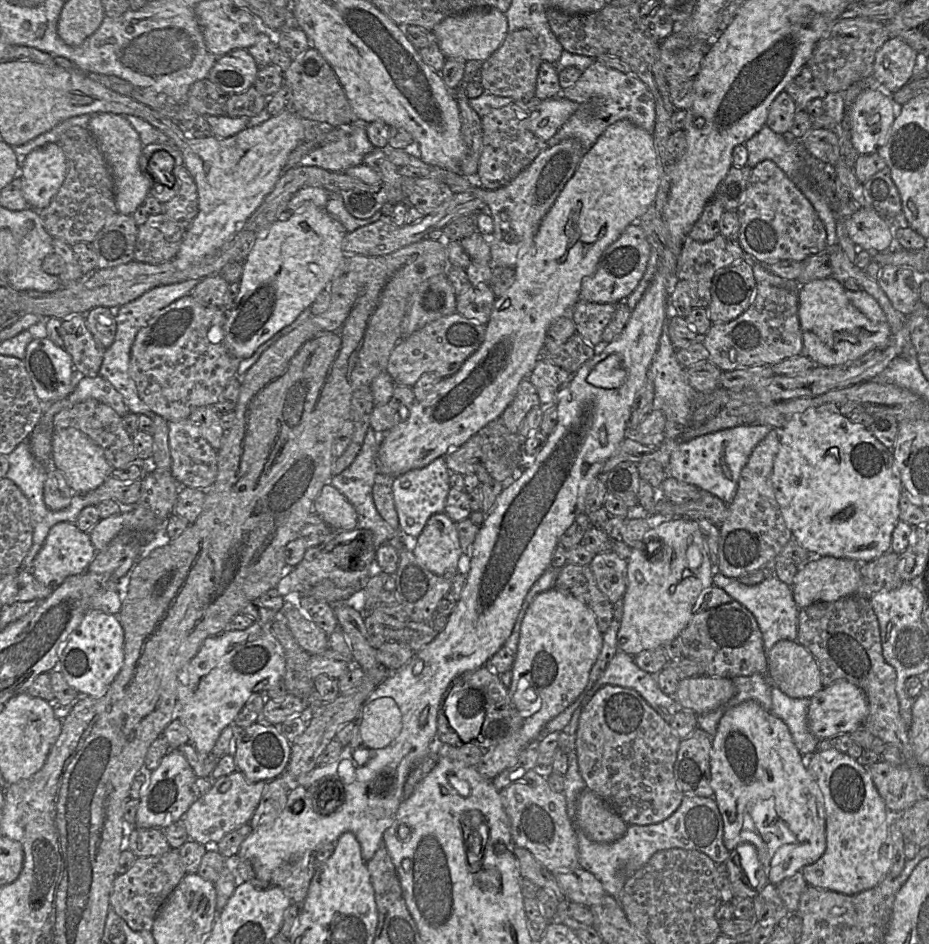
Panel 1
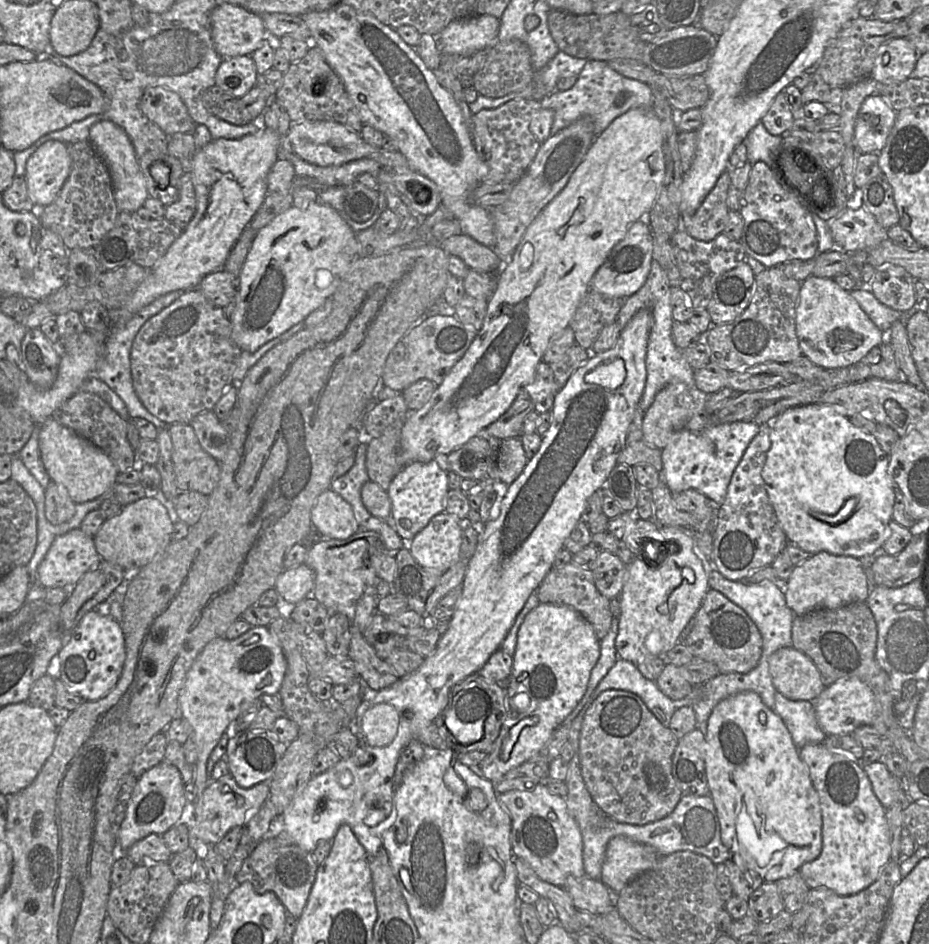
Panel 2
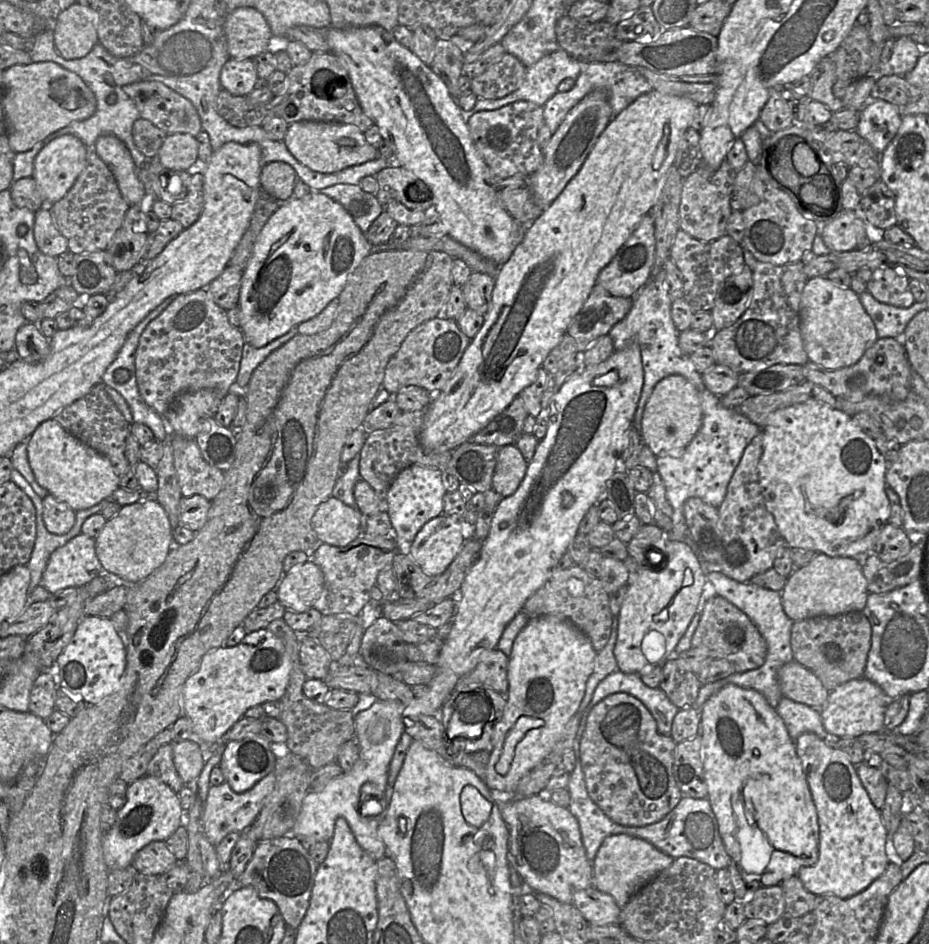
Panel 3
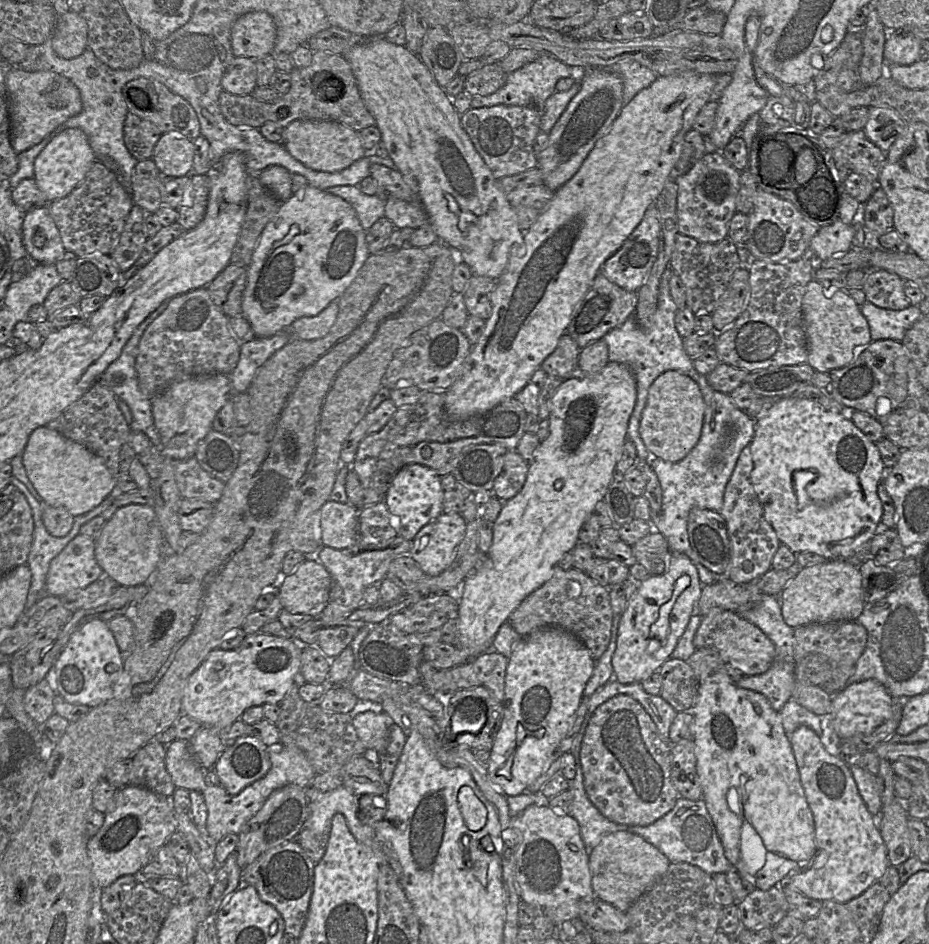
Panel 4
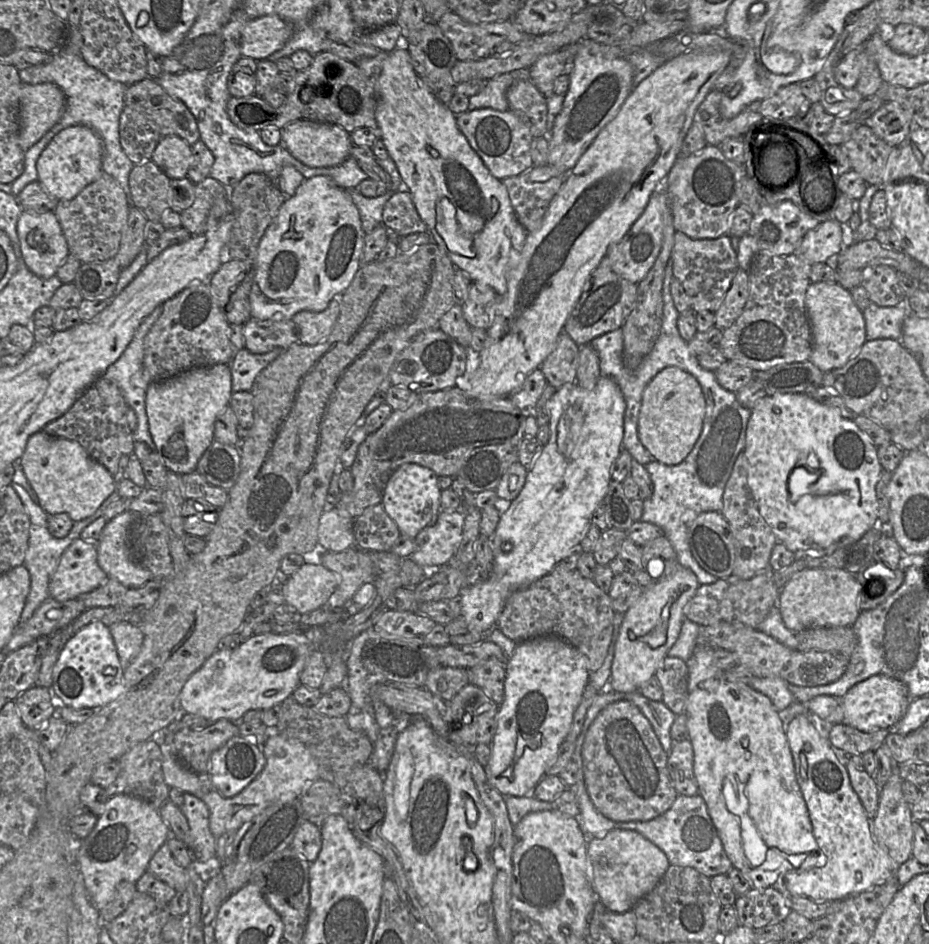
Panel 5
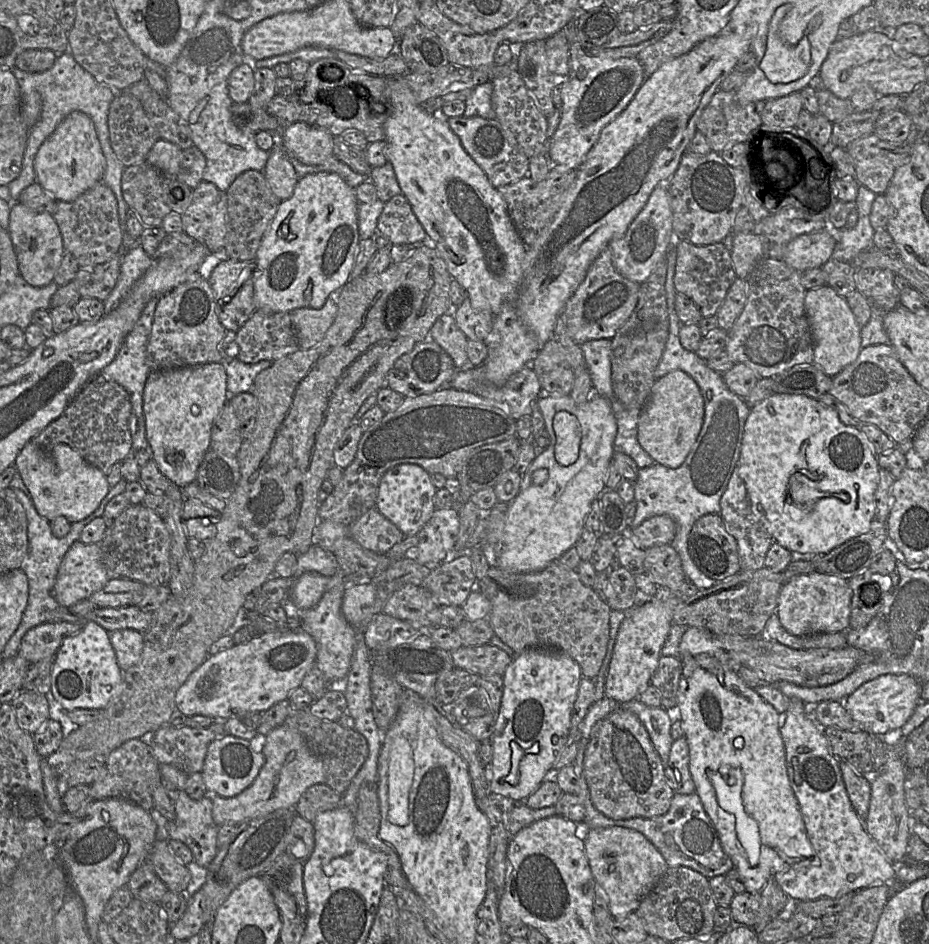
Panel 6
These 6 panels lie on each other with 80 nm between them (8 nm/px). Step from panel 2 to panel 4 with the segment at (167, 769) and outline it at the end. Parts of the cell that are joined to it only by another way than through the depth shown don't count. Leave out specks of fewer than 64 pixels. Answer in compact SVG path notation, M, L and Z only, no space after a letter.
M127 785L115 794L115 809L105 814L102 827L87 842L95 887L105 888L127 874L140 876L140 871L176 831L173 799L146 788Z

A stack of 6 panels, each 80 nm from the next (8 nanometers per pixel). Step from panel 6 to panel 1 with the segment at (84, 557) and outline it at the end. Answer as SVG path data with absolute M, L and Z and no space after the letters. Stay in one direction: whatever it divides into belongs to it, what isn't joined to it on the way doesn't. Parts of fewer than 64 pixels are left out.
M59 522L50 529L43 546L36 555L32 573L41 584L55 589L67 577L84 573L96 554L89 533L81 531L76 523Z

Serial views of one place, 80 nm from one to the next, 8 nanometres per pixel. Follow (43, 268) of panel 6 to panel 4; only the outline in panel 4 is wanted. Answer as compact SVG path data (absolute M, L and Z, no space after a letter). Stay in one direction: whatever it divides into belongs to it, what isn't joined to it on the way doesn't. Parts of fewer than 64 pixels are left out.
M49 205L25 214L22 241L28 254L41 264L55 265L66 253Z

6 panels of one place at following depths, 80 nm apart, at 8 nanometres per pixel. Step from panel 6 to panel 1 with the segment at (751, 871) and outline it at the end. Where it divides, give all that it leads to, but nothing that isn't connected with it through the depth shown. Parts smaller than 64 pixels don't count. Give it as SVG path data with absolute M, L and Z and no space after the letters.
M747 700L728 709L721 717L717 730L712 736L712 746L710 751L710 785L713 789L713 798L718 806L723 820L724 845L729 851L732 851L735 850L741 843L752 844L757 851L760 863L763 863L764 869L767 869L768 882L776 886L785 878L794 875L798 871L801 871L801 869L806 865L816 862L822 857L827 847L824 798L815 777L807 768L805 758L806 757L804 757L797 749L785 722L774 715L771 711L765 710L758 702L753 700Z

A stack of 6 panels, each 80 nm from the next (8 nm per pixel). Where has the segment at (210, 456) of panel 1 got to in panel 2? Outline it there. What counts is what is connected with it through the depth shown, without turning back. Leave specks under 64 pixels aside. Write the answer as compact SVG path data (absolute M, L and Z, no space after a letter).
M174 423L167 425L167 428L172 442L172 462L178 491L196 491L209 496L219 481L220 462L204 451L190 424Z

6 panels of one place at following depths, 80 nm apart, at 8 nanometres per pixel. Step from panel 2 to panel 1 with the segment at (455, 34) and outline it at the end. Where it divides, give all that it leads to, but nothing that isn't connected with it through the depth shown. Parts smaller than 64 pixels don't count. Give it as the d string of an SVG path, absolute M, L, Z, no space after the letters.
M494 7L476 8L448 16L432 30L437 45L447 58L481 62L488 59L500 47L508 32L505 13Z

